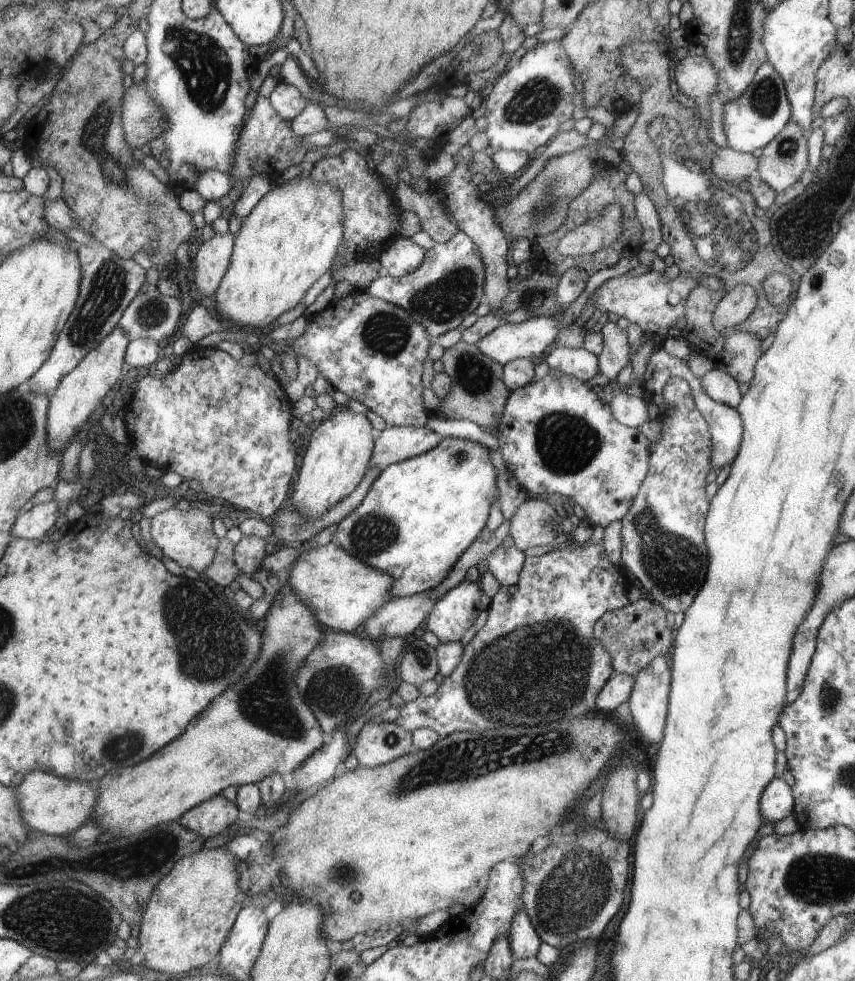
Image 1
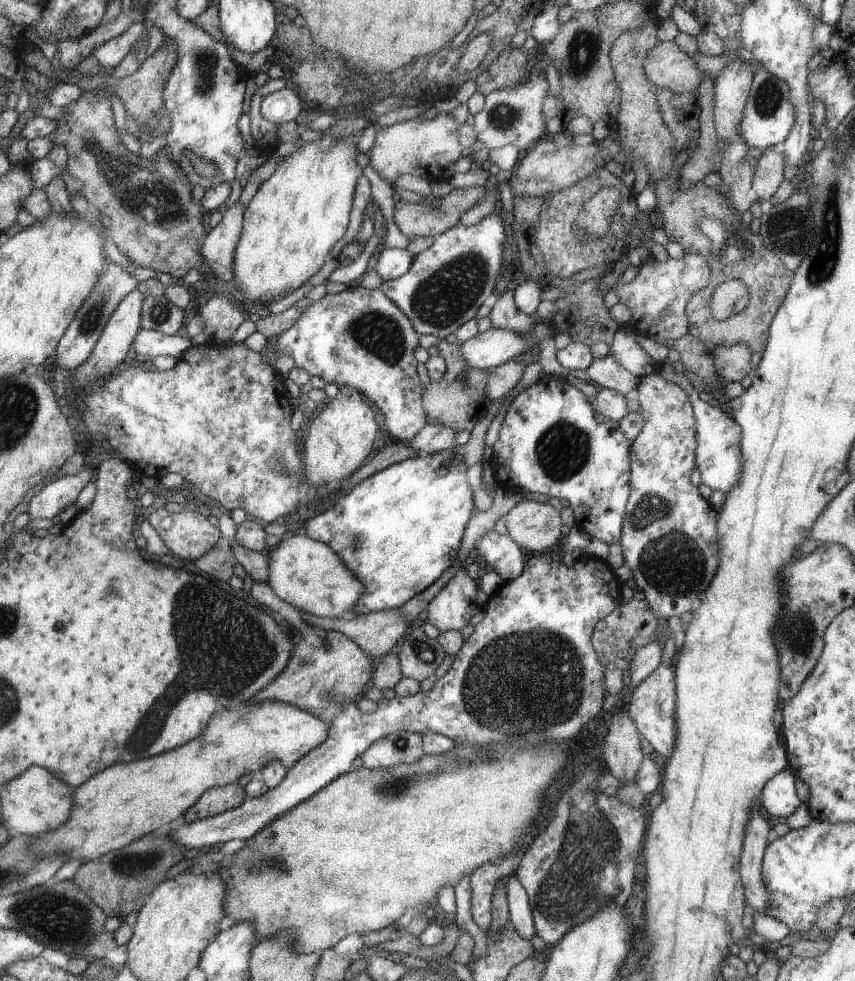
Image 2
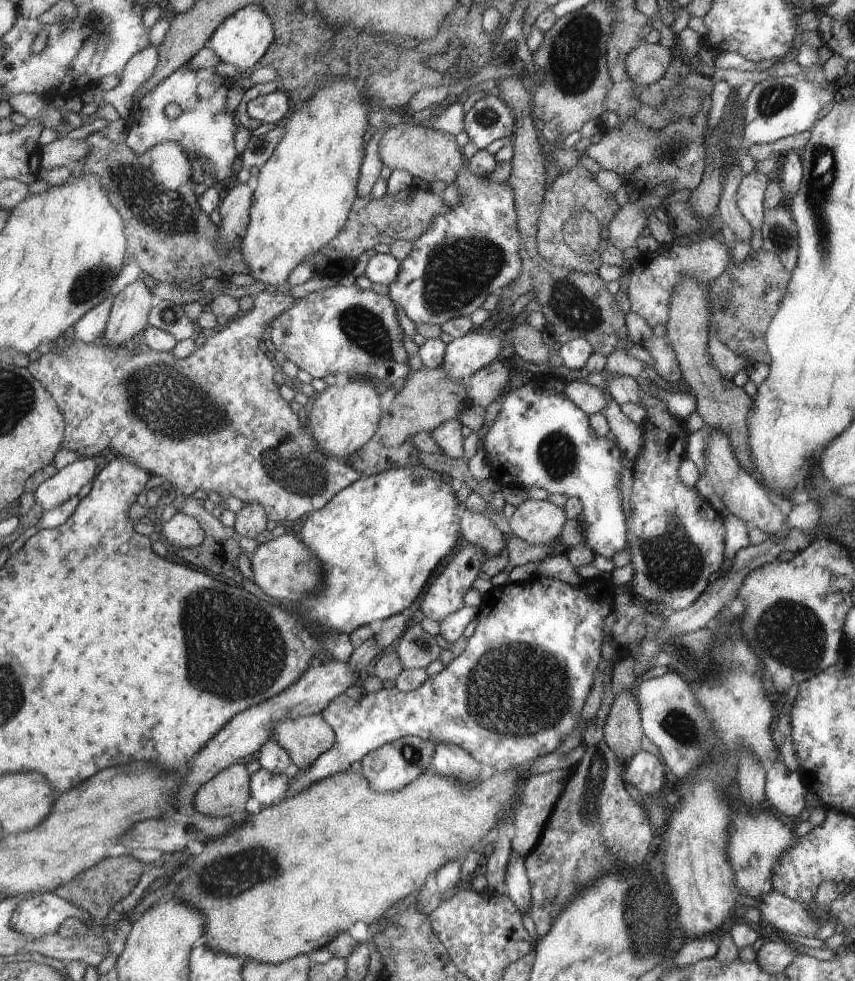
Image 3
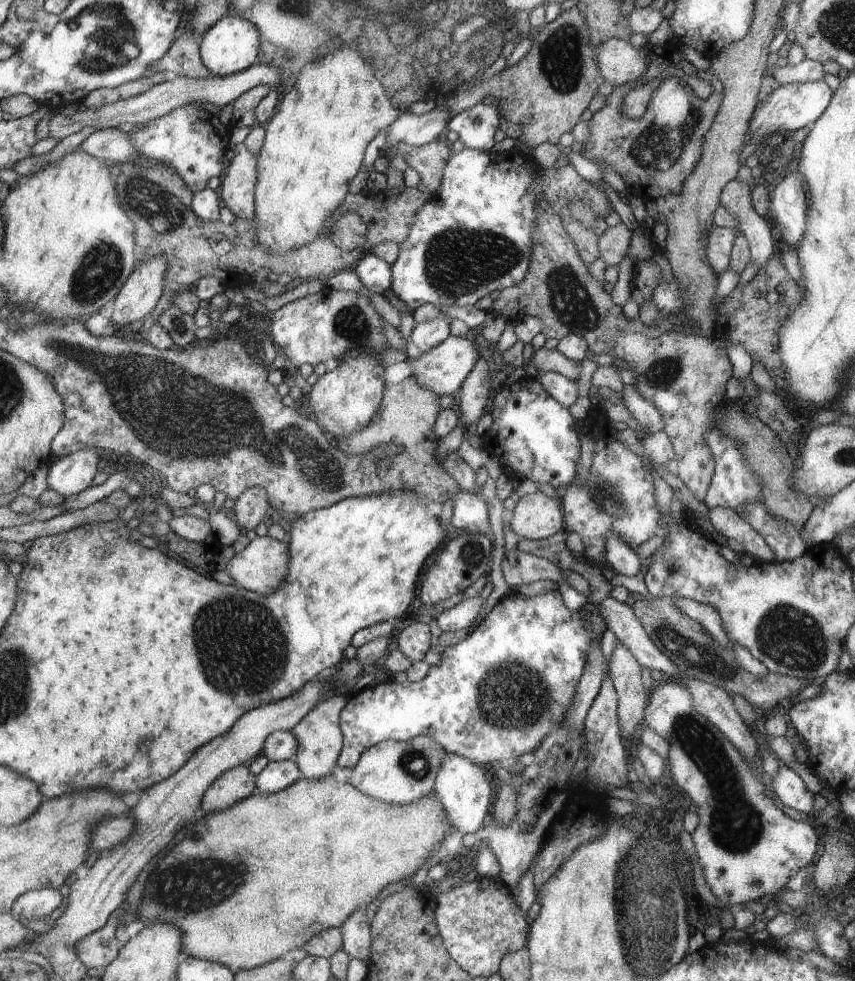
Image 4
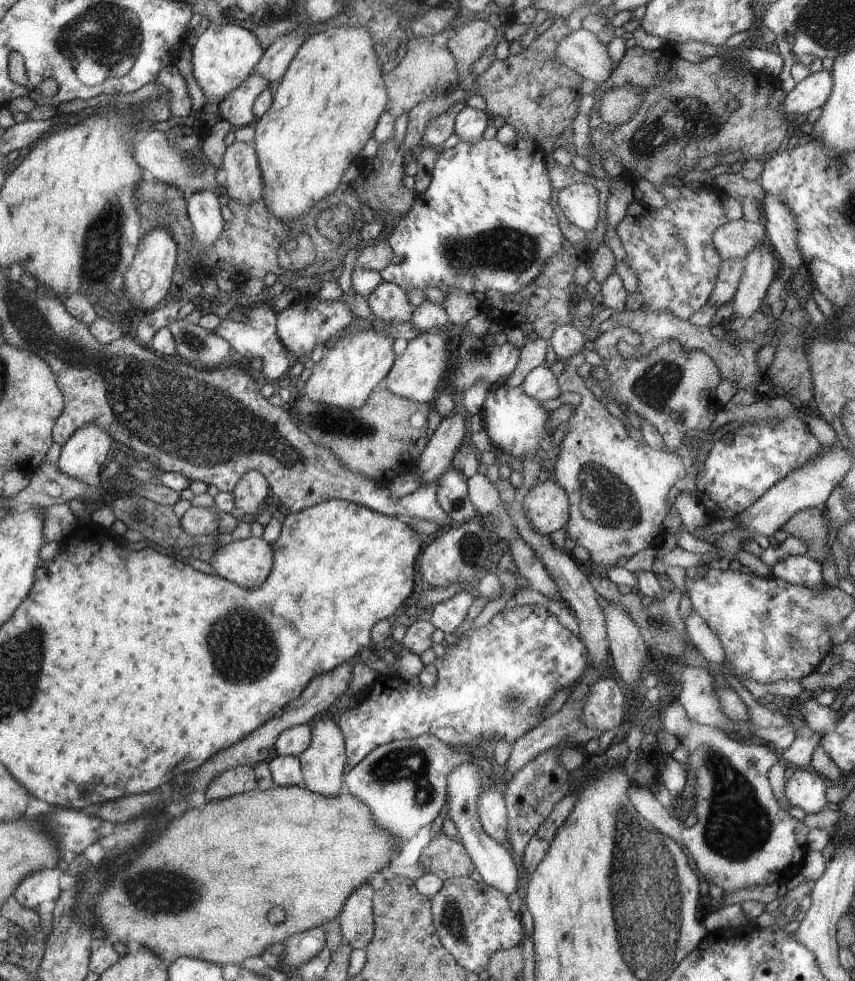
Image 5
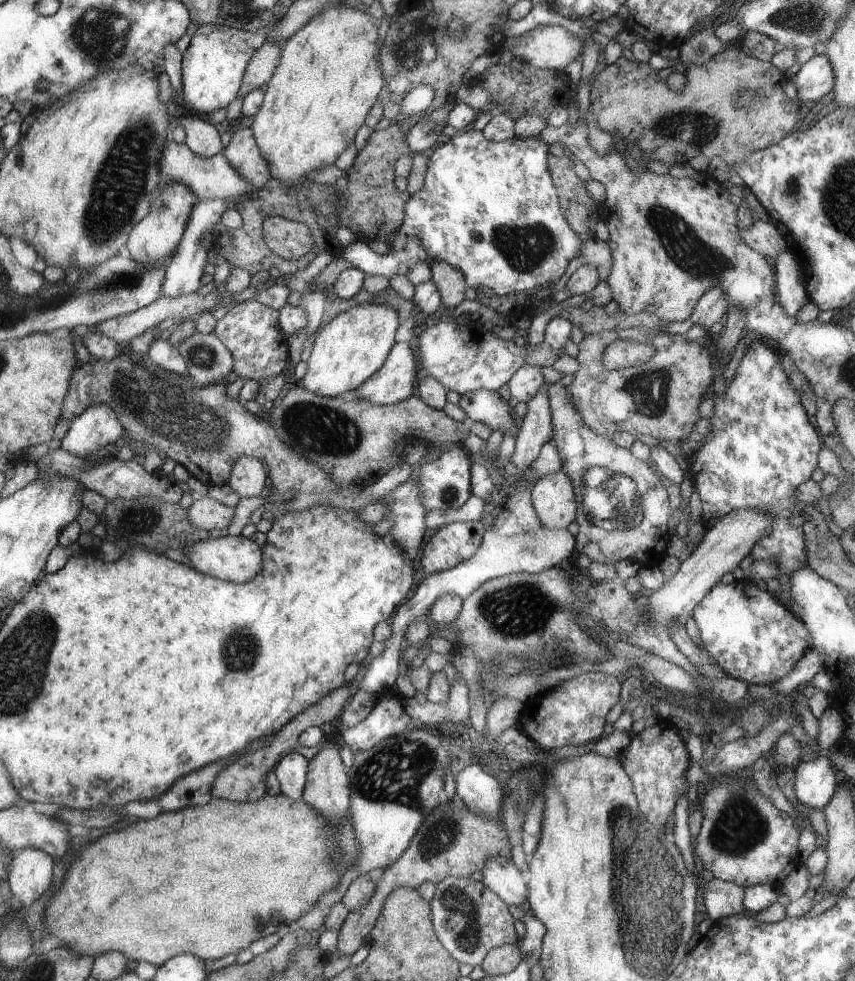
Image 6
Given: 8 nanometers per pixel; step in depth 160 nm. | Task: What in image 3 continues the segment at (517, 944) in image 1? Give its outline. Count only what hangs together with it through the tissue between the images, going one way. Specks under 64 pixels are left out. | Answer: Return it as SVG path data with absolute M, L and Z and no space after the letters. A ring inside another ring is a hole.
M514 856L506 866L505 894L520 910L528 912L531 906L531 888L524 863L524 856Z

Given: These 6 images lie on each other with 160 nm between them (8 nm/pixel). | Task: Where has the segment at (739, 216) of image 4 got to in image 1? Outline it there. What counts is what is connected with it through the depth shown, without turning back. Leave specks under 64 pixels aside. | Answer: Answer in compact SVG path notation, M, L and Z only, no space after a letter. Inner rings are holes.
M791 119L784 130L766 144L757 170L760 180L778 194L799 182L806 169L809 169L807 136Z

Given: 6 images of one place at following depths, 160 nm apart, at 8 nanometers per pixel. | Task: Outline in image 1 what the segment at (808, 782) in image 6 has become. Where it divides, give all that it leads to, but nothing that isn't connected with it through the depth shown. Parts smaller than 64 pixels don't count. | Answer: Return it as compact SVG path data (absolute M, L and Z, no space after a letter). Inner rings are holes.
M777 776L764 788L760 811L766 822L775 824L793 815L794 802L792 788Z

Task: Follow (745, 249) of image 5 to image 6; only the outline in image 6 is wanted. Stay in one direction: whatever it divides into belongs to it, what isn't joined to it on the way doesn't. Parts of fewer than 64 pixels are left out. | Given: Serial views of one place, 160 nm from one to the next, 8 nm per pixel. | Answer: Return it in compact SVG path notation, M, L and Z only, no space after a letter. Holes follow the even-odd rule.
M756 219L750 228L742 229L740 238L752 250L764 255L771 262L787 248L785 238L776 225L773 222L764 222L760 219Z

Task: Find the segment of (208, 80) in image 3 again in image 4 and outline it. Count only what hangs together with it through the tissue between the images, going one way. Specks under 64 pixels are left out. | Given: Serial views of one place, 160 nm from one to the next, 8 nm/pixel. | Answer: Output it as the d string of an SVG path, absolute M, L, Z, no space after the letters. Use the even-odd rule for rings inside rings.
M197 102L184 104L166 116L160 116L146 124L140 130L130 133L132 144L147 159L154 159L174 168L183 182L192 191L208 188L208 181L214 177L222 177L224 172L224 150L226 150L226 132L216 130L212 126L210 113L202 110ZM180 112L190 112L184 118L180 128Z

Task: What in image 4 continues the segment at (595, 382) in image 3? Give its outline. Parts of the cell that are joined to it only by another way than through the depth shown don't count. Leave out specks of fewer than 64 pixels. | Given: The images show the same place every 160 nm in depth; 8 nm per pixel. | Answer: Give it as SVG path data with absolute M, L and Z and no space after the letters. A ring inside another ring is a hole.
M624 385L622 398L624 406L632 413L632 417L644 428L647 428L650 434L663 431L664 418L662 418L660 410L656 410L656 406L650 400L644 400L642 394L638 394L638 390L634 386Z

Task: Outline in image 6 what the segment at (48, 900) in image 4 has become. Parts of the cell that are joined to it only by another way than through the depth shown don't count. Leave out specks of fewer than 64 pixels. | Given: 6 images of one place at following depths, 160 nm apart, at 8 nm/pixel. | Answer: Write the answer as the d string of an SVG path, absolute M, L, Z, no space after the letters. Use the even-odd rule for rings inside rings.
M23 848L12 856L7 884L20 903L36 902L52 886L54 858L46 852Z

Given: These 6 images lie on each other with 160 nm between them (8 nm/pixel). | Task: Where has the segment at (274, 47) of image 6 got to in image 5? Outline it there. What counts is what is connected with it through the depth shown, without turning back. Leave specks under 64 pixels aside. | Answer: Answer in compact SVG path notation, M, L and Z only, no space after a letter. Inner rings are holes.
M252 74L230 96L218 102L219 116L237 129L254 124L255 100L269 88L269 83L263 76Z

